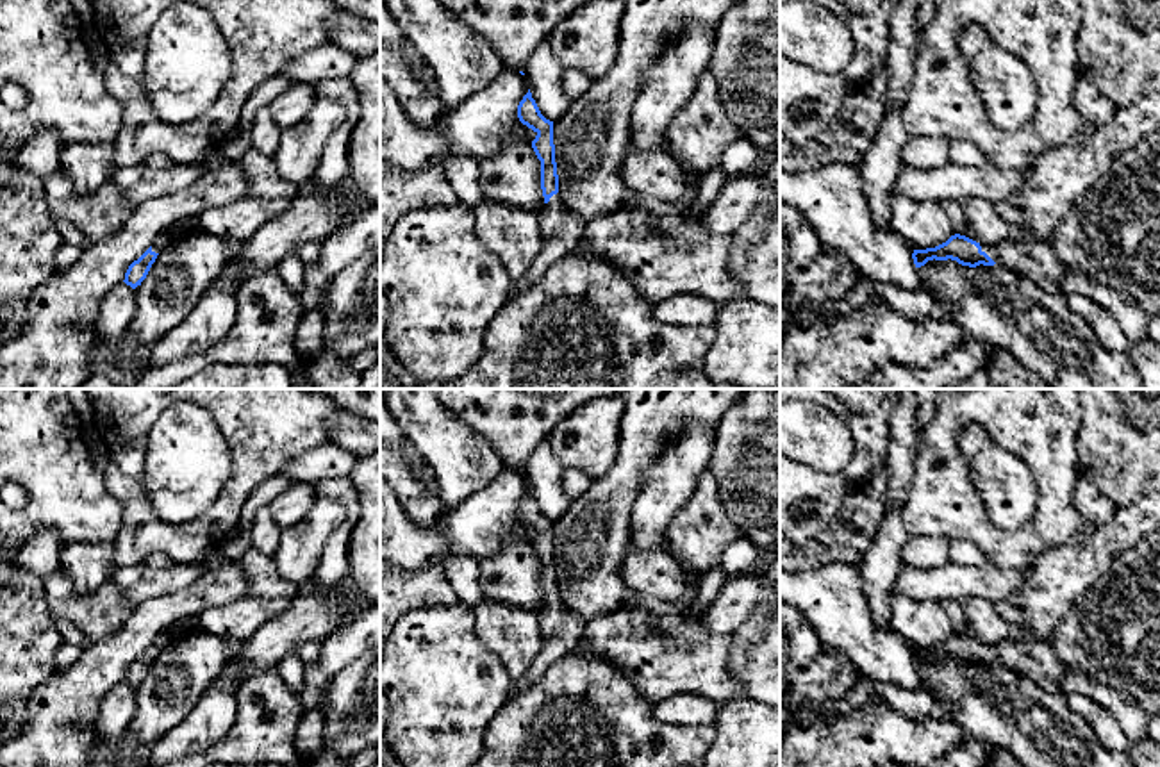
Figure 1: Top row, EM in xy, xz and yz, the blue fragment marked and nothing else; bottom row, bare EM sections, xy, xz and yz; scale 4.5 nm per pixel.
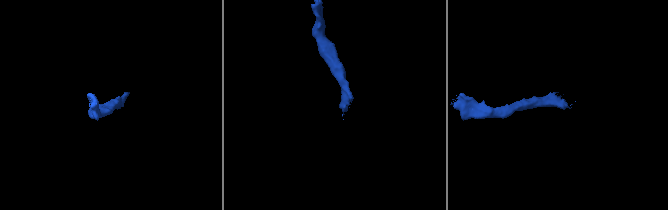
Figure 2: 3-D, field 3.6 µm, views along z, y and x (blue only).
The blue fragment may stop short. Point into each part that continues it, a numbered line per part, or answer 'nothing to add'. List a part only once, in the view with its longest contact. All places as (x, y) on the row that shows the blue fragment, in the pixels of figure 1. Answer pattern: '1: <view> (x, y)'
1: yz (1035, 261)

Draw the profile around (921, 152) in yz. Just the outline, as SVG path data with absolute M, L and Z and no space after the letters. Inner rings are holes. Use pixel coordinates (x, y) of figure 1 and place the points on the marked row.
M910 136L901 152L914 169L937 169L951 162L951 141L942 136Z

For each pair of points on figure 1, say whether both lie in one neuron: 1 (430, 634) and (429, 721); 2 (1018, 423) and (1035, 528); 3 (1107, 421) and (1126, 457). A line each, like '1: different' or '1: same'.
1: same
2: same
3: same

